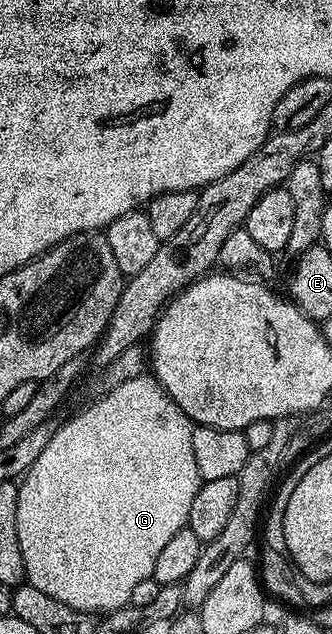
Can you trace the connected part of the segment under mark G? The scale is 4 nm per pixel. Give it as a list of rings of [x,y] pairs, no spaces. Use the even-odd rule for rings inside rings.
[[[143,375],[136,379],[128,379],[128,383],[120,383],[120,387],[109,390],[102,396],[106,397],[100,398],[95,405],[88,406],[83,413],[76,414],[71,421],[63,420],[59,424],[56,435],[52,435],[52,443],[44,447],[40,459],[36,459],[36,463],[32,463],[30,470],[21,478],[16,507],[20,555],[24,555],[28,584],[39,591],[44,591],[44,595],[52,595],[52,599],[68,607],[91,615],[105,615],[113,612],[114,609],[126,607],[131,604],[133,597],[130,596],[137,591],[138,585],[153,578],[156,558],[160,556],[162,548],[168,544],[168,539],[172,539],[176,531],[187,528],[188,511],[192,511],[192,499],[196,499],[196,491],[200,484],[196,455],[192,455],[192,435],[195,426],[153,376]]]

